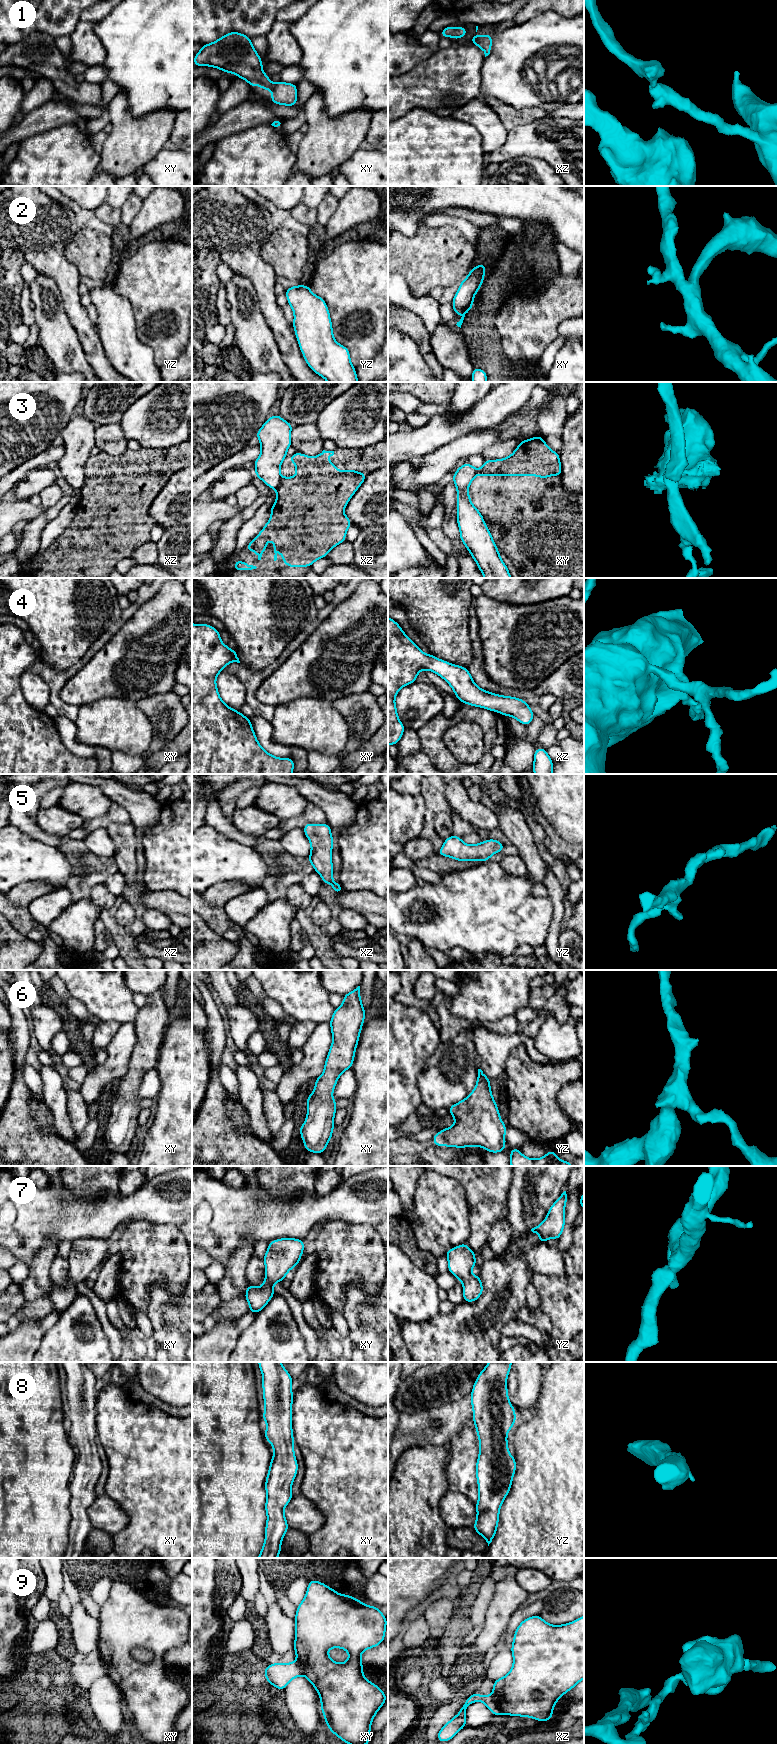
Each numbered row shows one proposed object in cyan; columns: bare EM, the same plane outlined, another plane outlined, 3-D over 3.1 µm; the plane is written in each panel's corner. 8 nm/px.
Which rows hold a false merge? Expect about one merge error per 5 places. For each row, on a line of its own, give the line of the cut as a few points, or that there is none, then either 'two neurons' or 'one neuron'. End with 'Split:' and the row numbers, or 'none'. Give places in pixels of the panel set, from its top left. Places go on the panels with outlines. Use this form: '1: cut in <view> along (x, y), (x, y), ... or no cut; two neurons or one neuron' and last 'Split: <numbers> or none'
1: no cut; one neuron
2: no cut; one neuron
3: cut in xz along (281, 477), (281, 483), (278, 486); two neurons
4: no cut; one neuron
5: no cut; one neuron
6: no cut; one neuron
7: no cut; one neuron
8: no cut; one neuron
9: cut in xz along (492, 1694), (502, 1712); two neurons
Split: 3, 9

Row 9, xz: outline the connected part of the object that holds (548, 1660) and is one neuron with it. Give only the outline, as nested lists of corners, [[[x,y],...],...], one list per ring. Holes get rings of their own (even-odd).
[[[541,1615],[526,1618],[515,1631],[511,1653],[511,1671],[493,1682],[500,1710],[539,1722],[553,1719],[556,1702],[584,1679],[584,1615],[563,1625],[548,1624]]]

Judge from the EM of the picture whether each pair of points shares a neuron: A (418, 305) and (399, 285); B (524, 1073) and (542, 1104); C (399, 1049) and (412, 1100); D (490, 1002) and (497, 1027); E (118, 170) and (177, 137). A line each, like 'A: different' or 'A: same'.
A: same
B: same
C: same
D: different
E: different

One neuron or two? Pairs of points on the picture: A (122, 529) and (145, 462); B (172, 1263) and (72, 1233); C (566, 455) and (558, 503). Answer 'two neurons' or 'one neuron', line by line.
A: one neuron
B: two neurons
C: two neurons

